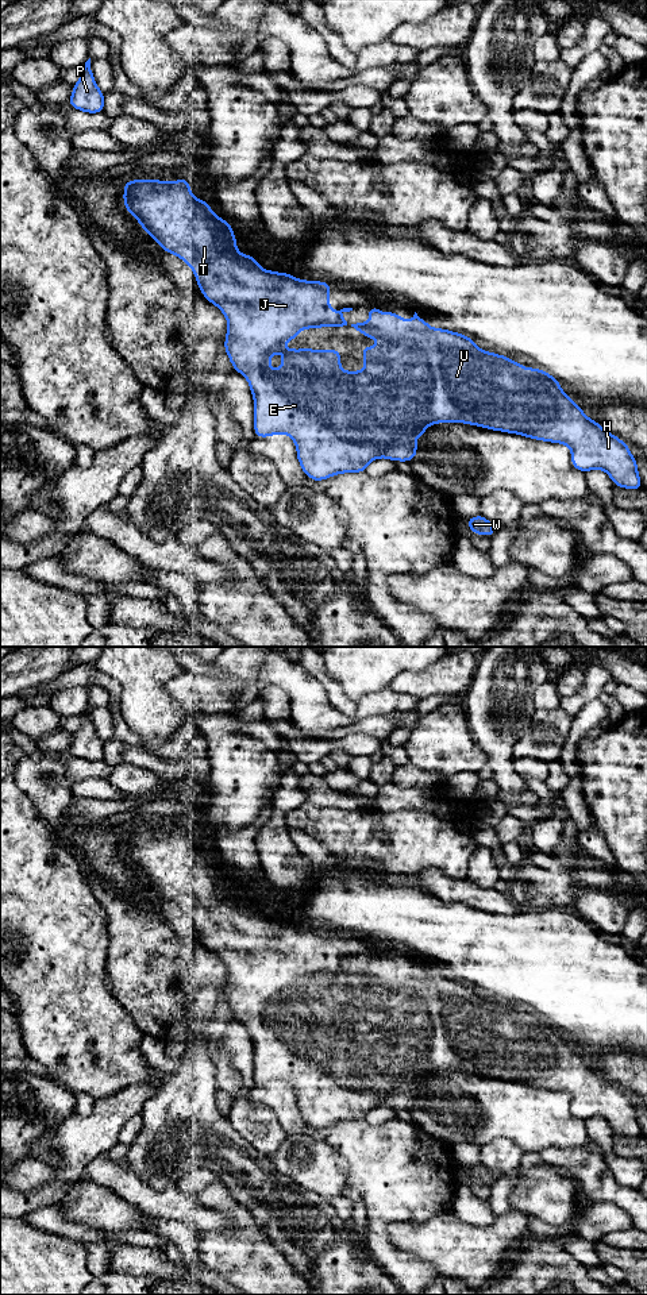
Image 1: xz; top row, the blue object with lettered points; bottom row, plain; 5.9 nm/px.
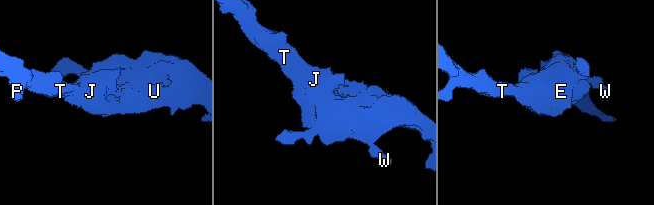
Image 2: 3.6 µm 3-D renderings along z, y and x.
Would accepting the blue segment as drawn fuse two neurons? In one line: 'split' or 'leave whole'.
leave whole

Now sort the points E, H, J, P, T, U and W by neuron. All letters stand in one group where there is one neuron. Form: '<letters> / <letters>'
E H J P T U W

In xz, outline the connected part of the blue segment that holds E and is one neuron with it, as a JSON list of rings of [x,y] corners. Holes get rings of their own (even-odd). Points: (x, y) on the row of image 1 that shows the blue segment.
[[[185,177],[176,182],[158,180],[124,182],[123,200],[127,211],[165,251],[190,266],[203,296],[224,313],[228,321],[224,348],[234,369],[247,378],[253,392],[255,435],[258,438],[289,435],[296,443],[301,469],[311,479],[323,481],[340,473],[362,473],[376,458],[409,462],[417,452],[416,438],[423,435],[430,424],[458,421],[567,444],[571,448],[571,465],[579,471],[605,470],[615,485],[643,489],[638,463],[628,444],[586,417],[584,411],[562,392],[561,384],[546,371],[528,369],[507,356],[484,351],[465,335],[430,328],[428,321],[420,320],[416,312],[412,320],[405,320],[394,312],[381,313],[378,307],[371,307],[367,312],[373,319],[371,323],[343,321],[342,313],[353,308],[335,312],[328,305],[330,282],[296,280],[293,274],[261,269],[255,258],[236,250],[231,224],[217,217],[207,201],[193,197]],[[319,327],[350,327],[367,338],[376,338],[377,347],[363,347],[361,351],[366,370],[342,371],[339,350],[285,347],[286,340],[296,339],[301,329]],[[278,351],[282,354],[284,363],[273,373],[270,356]]]

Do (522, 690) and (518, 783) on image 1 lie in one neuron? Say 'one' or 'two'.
one

